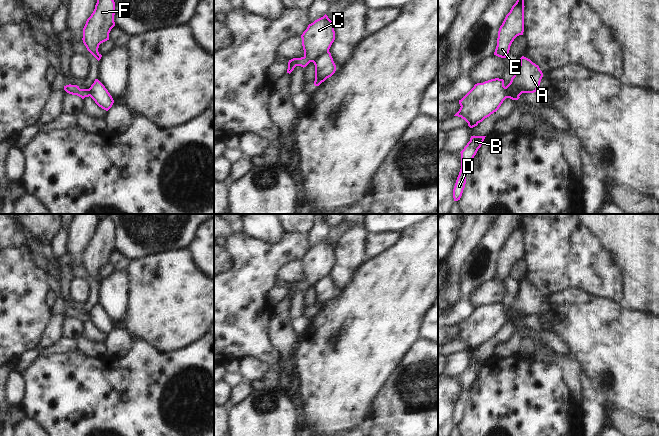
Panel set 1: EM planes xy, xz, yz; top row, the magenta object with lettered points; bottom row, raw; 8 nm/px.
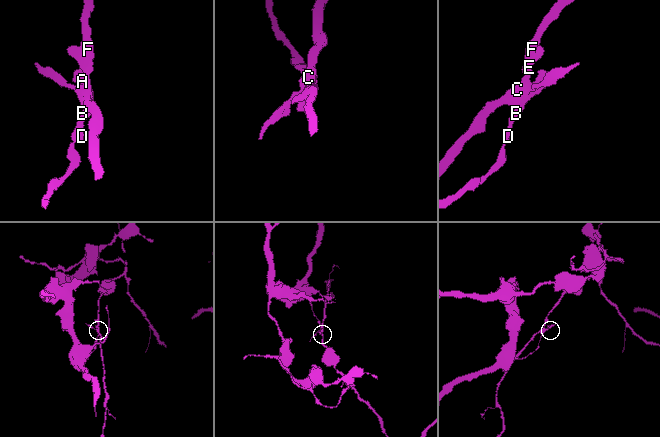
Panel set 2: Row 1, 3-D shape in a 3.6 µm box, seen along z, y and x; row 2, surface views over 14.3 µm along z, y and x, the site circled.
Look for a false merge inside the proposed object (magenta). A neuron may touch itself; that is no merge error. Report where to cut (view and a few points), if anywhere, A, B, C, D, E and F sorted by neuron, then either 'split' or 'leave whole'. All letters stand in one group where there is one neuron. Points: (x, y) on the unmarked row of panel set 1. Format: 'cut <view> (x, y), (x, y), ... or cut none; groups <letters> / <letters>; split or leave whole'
cut xz (328, 275), (318, 279), (312, 285); groups A B D / C E F; split

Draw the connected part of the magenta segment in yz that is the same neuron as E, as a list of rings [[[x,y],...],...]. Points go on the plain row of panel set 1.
[[[523,214],[510,236],[506,239],[498,255],[497,270],[494,279],[506,282],[514,263],[524,256],[524,221]]]

